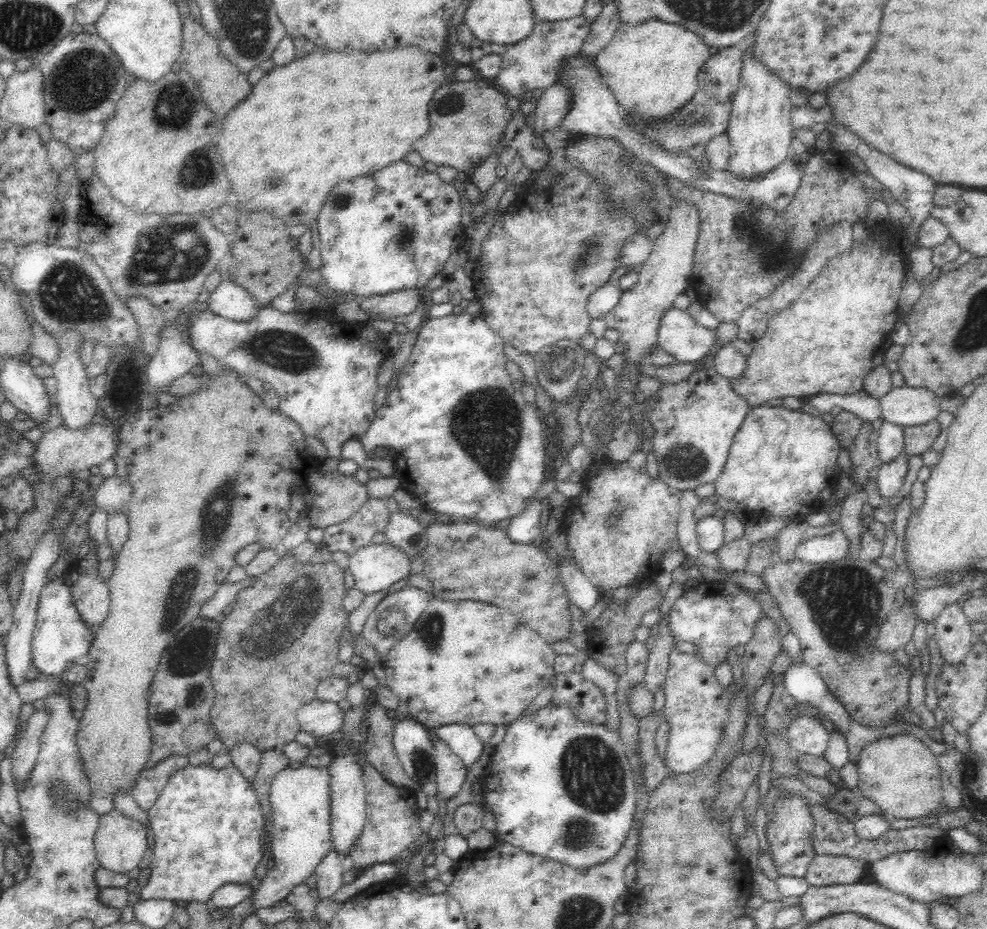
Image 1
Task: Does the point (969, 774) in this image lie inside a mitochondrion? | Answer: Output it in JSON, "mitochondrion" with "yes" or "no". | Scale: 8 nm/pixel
{"mitochondrion":"no"}

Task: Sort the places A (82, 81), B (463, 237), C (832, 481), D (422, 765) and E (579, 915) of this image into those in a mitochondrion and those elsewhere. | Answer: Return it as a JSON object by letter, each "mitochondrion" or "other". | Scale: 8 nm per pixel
{"A":"mitochondrion","B":"other","C":"other","D":"mitochondrion","E":"mitochondrion"}

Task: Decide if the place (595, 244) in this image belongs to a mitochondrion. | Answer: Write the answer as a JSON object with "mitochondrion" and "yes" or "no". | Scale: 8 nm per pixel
{"mitochondrion":"yes"}

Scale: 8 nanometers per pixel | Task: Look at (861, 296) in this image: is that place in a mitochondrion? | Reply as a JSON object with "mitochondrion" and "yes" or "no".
{"mitochondrion":"no"}

